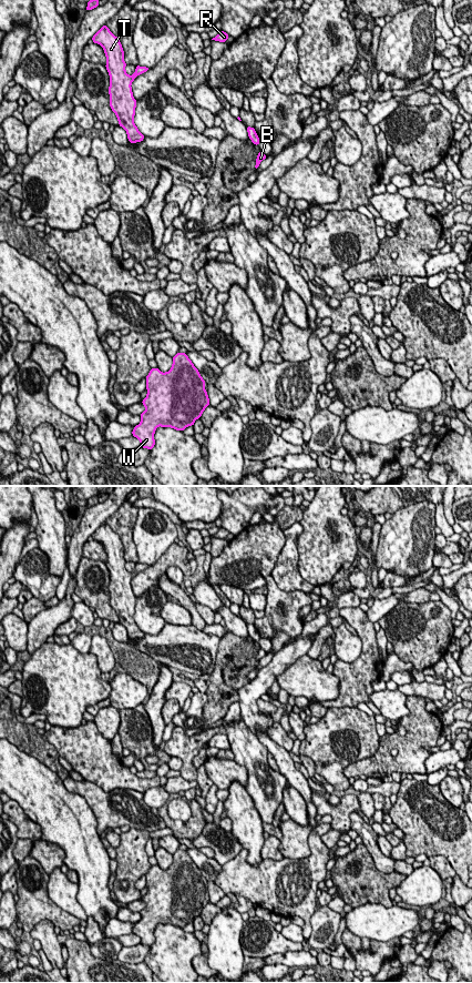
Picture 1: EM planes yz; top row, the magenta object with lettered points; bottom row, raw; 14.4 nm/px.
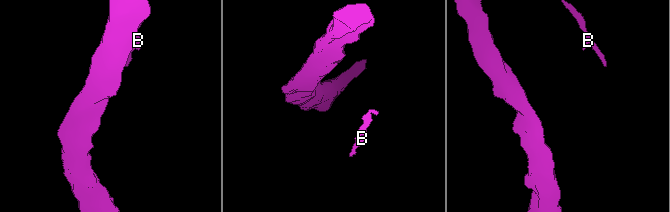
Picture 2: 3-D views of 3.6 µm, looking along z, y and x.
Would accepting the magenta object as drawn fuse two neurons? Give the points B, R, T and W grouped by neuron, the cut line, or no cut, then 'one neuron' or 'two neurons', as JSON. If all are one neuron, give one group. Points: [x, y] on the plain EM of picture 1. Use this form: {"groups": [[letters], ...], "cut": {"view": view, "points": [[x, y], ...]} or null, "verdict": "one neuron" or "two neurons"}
{"groups": [["B", "R", "T", "W"]], "cut": null, "verdict": "one neuron"}

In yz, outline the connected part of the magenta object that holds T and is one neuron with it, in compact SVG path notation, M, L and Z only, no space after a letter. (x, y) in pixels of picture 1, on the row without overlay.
M106 521L92 534L92 537L103 545L106 553L105 565L110 571L110 604L119 617L119 622L126 628L129 639L141 639L144 632L133 618L136 597L133 594L131 581L137 572L148 568L150 565L136 563L134 571L129 572L125 568L126 560L122 541Z

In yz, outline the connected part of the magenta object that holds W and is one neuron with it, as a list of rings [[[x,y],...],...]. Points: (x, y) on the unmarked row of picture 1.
[[[177,850],[173,854],[173,862],[168,869],[162,870],[157,864],[152,865],[145,876],[147,892],[142,898],[145,909],[140,912],[142,918],[134,923],[132,932],[141,939],[140,944],[152,947],[155,942],[154,930],[158,923],[183,929],[201,915],[209,902],[209,895],[205,888],[205,878],[185,850]]]

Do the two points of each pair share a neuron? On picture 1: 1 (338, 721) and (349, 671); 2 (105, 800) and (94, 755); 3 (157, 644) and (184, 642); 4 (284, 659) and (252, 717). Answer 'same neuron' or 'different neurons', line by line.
1: different neurons
2: different neurons
3: same neuron
4: same neuron

